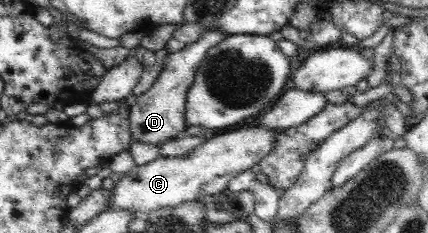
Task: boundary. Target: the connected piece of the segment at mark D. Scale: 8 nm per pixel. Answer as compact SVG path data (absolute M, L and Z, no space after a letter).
M205 29L196 42L188 44L182 50L168 54L168 58L164 61L163 68L153 85L138 96L136 102L129 107L129 129L132 134L132 143L150 143L150 145L162 146L185 134L185 129L188 126L185 122L186 96L194 82L196 71L207 50L228 36L219 30Z

